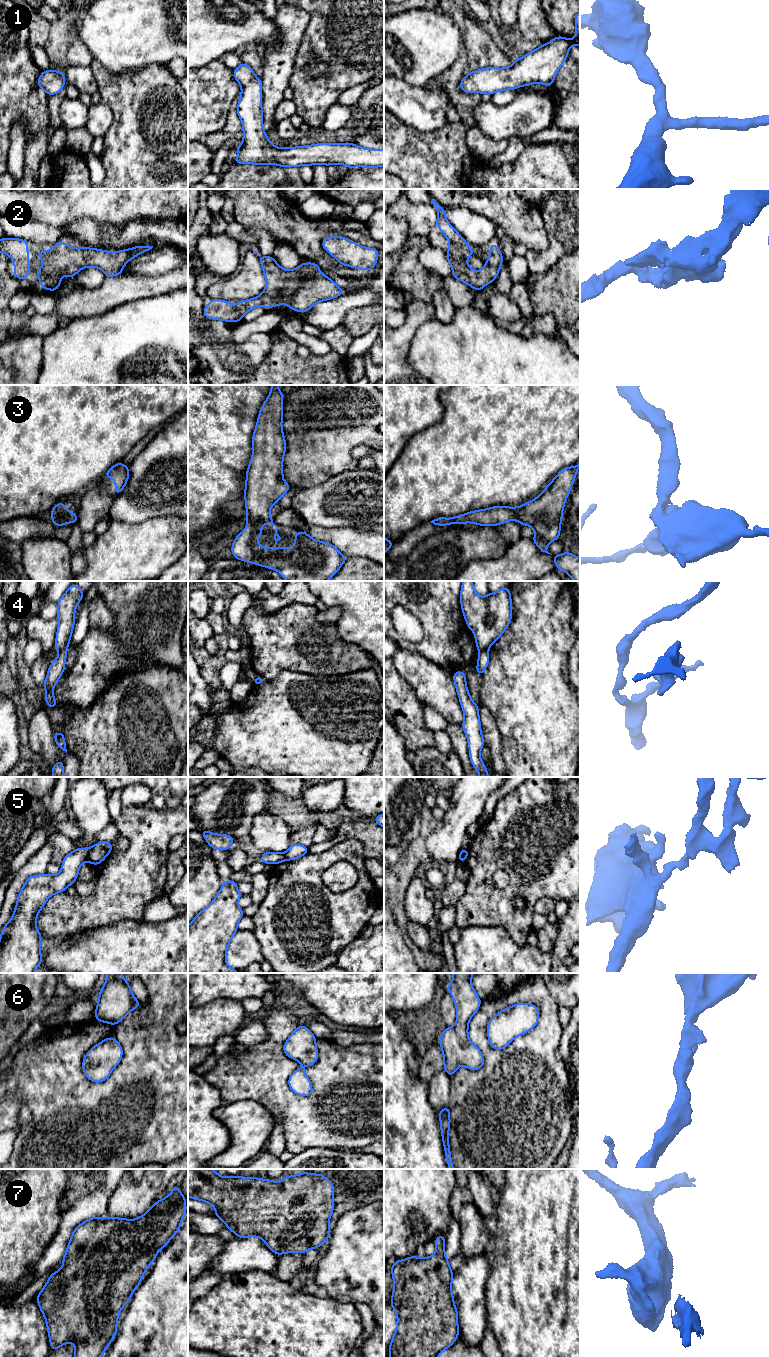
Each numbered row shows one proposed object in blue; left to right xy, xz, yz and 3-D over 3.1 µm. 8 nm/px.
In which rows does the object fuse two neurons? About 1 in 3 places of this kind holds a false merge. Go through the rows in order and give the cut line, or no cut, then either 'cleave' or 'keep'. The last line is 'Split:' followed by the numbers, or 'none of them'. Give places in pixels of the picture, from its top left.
1: cut none; keep
2: cut none; keep
3: cut none; keep
4: cut yz (479, 649), (487, 650); cleave
5: cut xy (91, 848), (87, 860); cleave
6: cut none; keep
7: cut xy (61, 1287), (58, 1293); cleave
Split: 4, 5, 7

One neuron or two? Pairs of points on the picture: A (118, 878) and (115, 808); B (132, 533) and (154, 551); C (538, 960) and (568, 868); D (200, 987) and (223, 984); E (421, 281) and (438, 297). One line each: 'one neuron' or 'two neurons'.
A: two neurons
B: one neuron
C: two neurons
D: one neuron
E: two neurons

